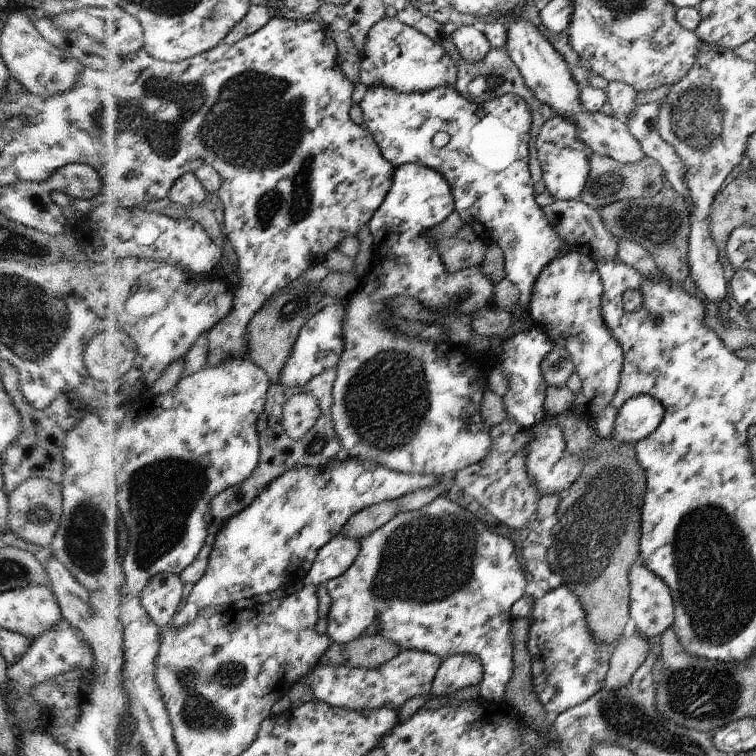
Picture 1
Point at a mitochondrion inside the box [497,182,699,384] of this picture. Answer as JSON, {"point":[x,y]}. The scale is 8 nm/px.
{"point":[658,225]}

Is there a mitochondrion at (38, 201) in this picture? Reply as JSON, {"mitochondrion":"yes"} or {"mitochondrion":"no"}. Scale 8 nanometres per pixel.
{"mitochondrion":"no"}

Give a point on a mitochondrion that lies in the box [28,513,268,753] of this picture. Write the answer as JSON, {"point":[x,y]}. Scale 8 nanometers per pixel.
{"point":[198,716]}

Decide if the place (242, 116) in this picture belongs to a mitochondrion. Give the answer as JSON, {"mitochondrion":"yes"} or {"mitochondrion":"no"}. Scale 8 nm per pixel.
{"mitochondrion":"yes"}

